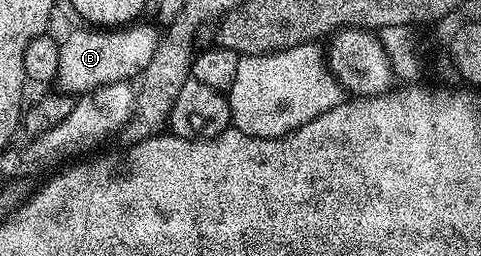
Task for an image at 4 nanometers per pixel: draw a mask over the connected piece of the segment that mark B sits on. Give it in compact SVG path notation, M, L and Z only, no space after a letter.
M134 22L113 30L86 30L74 32L60 44L60 62L56 73L56 84L61 91L71 94L91 92L100 86L124 84L141 77L142 71L152 62L160 32L153 23Z

